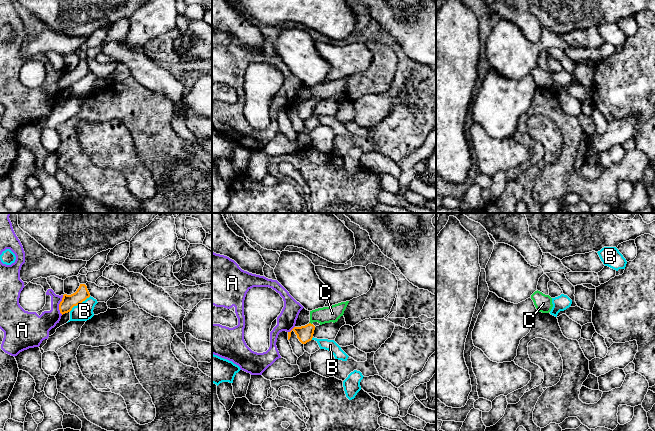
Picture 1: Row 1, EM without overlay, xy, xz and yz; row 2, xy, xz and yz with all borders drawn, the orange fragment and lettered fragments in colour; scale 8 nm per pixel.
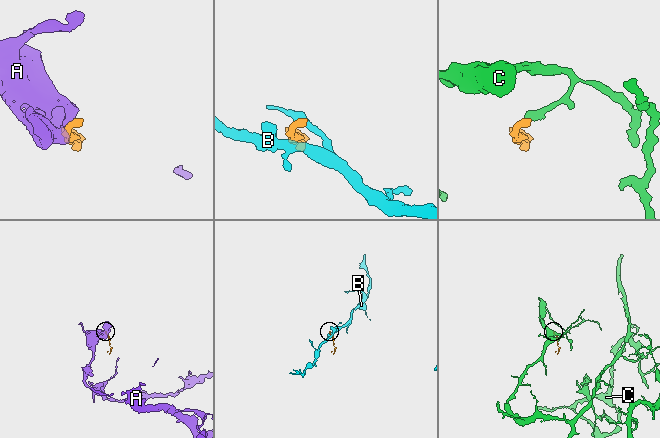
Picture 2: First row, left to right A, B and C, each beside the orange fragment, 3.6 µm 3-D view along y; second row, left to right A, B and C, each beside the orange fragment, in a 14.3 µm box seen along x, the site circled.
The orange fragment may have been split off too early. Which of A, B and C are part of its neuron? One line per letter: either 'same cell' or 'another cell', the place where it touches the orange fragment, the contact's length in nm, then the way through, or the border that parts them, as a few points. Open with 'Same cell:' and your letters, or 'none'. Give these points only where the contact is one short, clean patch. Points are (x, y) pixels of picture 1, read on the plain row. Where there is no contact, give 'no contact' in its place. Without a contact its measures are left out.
Same cell: none
A: another cell; contact xy (59, 81); length 160 nm; border xy (63, 71), (59, 80), (59, 88), (61, 90)
B: another cell; contact xy (79, 79); length 220 nm; border xy (90, 72), (69, 87)
C: another cell; contact xz (310, 99); length 30 nm; border xz (309, 98), (311, 100)

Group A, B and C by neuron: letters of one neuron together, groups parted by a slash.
A / B / C

